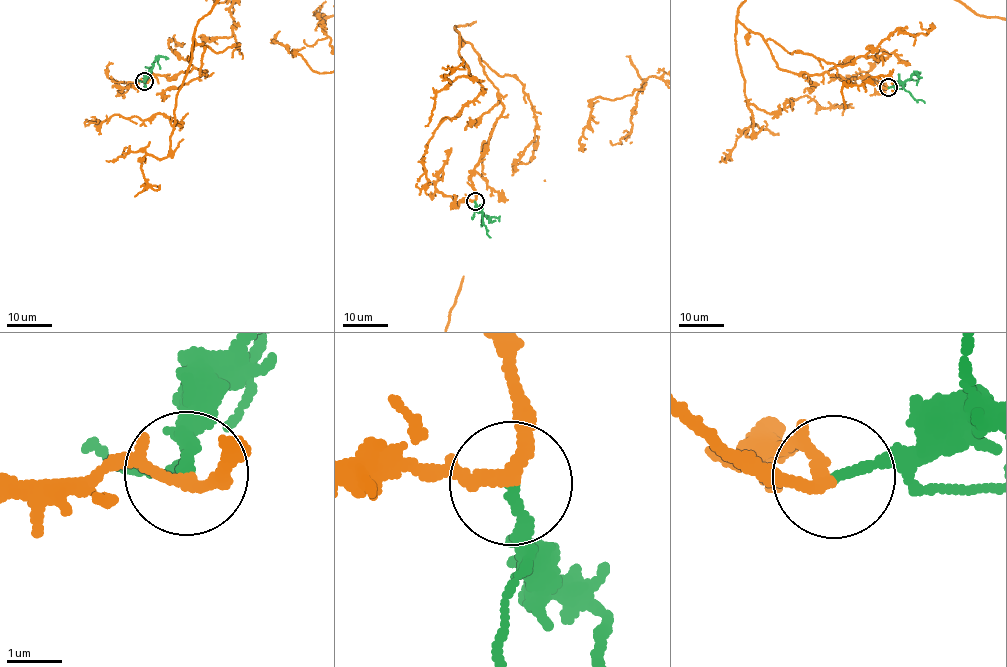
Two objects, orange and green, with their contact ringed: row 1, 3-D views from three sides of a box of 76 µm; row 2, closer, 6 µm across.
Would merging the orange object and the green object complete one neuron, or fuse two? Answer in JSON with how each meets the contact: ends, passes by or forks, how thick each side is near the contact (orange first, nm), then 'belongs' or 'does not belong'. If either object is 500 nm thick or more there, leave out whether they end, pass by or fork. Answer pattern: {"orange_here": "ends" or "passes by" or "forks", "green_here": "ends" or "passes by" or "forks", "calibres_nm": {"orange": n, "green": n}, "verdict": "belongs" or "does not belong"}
{"orange_here": "passes by", "green_here": "ends", "calibres_nm": {"orange": 190, "green": 160}, "verdict": "belongs"}

